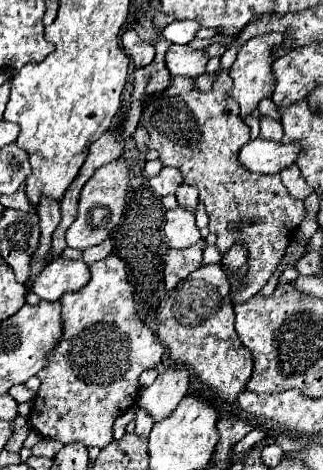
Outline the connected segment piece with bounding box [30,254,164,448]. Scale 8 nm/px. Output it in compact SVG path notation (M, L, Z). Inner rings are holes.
M112 254L110 258L90 266L90 272L92 272L92 278L82 290L64 294L60 298L62 338L54 346L54 350L46 356L48 360L46 368L40 370L38 374L38 378L42 380L42 386L30 410L30 424L44 438L52 438L62 444L82 442L84 446L104 448L112 442L114 420L136 404L136 398L140 392L140 384L138 384L140 372L160 364L164 348L158 344L154 332L142 324L142 320L138 318L134 310L132 288L128 284L124 262Z

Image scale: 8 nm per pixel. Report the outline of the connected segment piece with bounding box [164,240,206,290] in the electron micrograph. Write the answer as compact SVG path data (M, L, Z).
M204 240L198 244L186 248L186 250L168 250L166 252L166 268L164 268L164 280L166 288L174 288L182 278L186 278L190 272L194 272L202 262L202 250L206 248Z

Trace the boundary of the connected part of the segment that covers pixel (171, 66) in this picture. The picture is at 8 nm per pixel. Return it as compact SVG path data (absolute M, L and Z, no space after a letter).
M170 44L170 50L166 52L166 68L174 76L188 76L194 78L198 74L204 74L208 58L202 50L192 50L188 46Z

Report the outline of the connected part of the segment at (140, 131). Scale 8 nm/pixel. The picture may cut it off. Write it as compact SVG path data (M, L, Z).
M138 125L133 134L133 139L138 150L144 155L146 155L150 151L150 148L147 144L148 138L149 136L146 128L142 125Z

